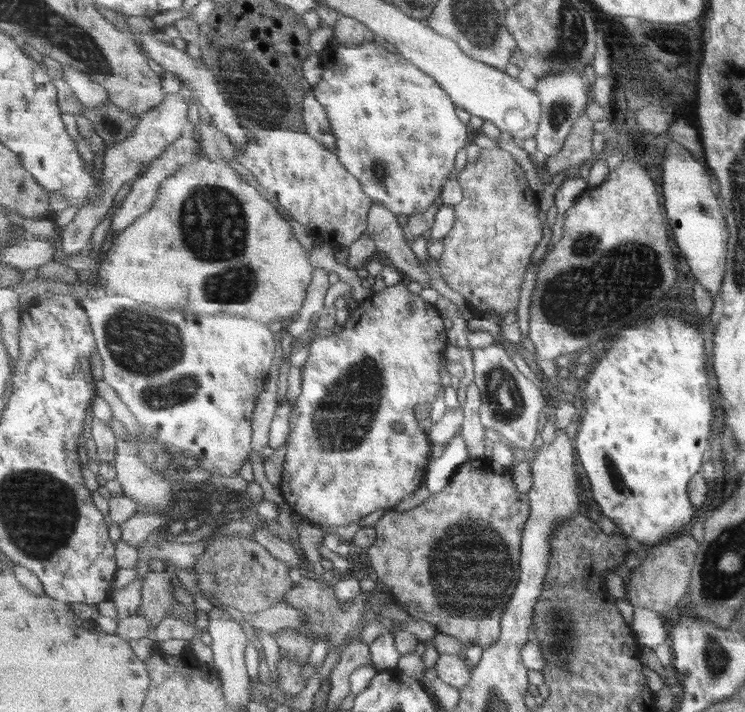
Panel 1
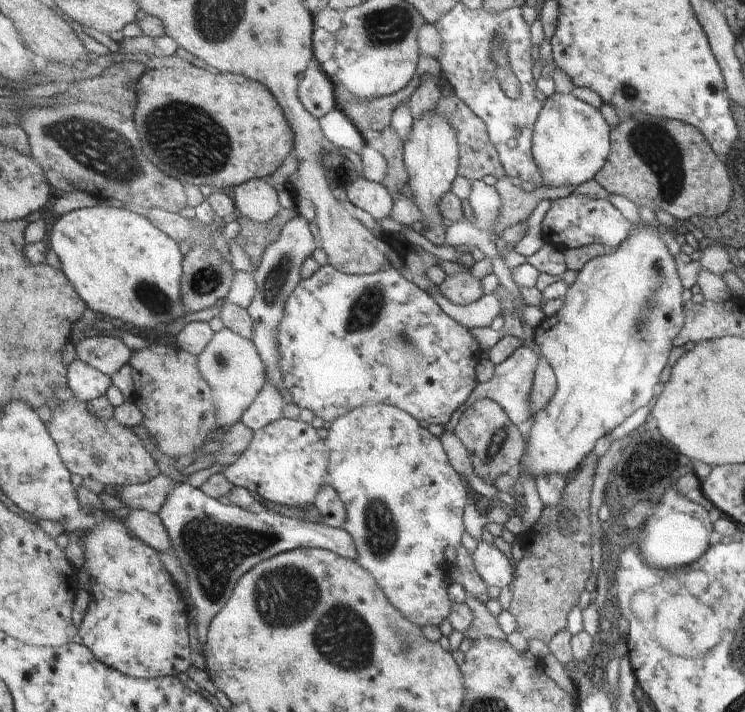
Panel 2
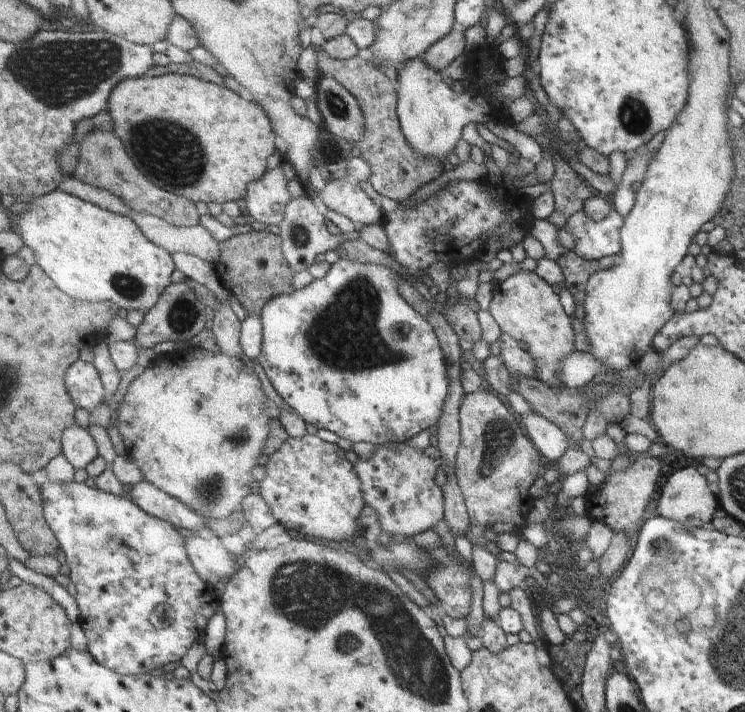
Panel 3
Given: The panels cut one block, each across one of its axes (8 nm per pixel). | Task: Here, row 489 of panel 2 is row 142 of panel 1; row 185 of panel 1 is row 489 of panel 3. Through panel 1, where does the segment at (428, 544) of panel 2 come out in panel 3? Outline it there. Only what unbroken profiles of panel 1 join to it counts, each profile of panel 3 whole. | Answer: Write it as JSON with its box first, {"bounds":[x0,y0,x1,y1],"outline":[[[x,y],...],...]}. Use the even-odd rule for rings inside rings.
{"bounds":[354,443,446,538],"outline":[[[403,443],[396,448],[381,445],[373,458],[359,458],[354,466],[361,478],[366,504],[379,514],[382,533],[410,538],[419,532],[432,530],[446,518],[445,491],[435,480],[439,464],[422,449],[414,449]]]}

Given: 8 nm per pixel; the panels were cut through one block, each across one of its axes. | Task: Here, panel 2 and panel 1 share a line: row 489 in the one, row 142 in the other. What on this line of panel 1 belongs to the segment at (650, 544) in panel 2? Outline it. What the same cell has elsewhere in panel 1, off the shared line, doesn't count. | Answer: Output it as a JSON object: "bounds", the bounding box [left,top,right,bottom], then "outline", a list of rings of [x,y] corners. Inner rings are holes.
{"bounds":[661,140,728,298],"outline":[[[669,140],[665,148],[661,167],[661,192],[674,240],[695,280],[709,292],[711,298],[715,298],[725,272],[728,232],[717,197],[709,186],[707,171],[673,140]]]}

